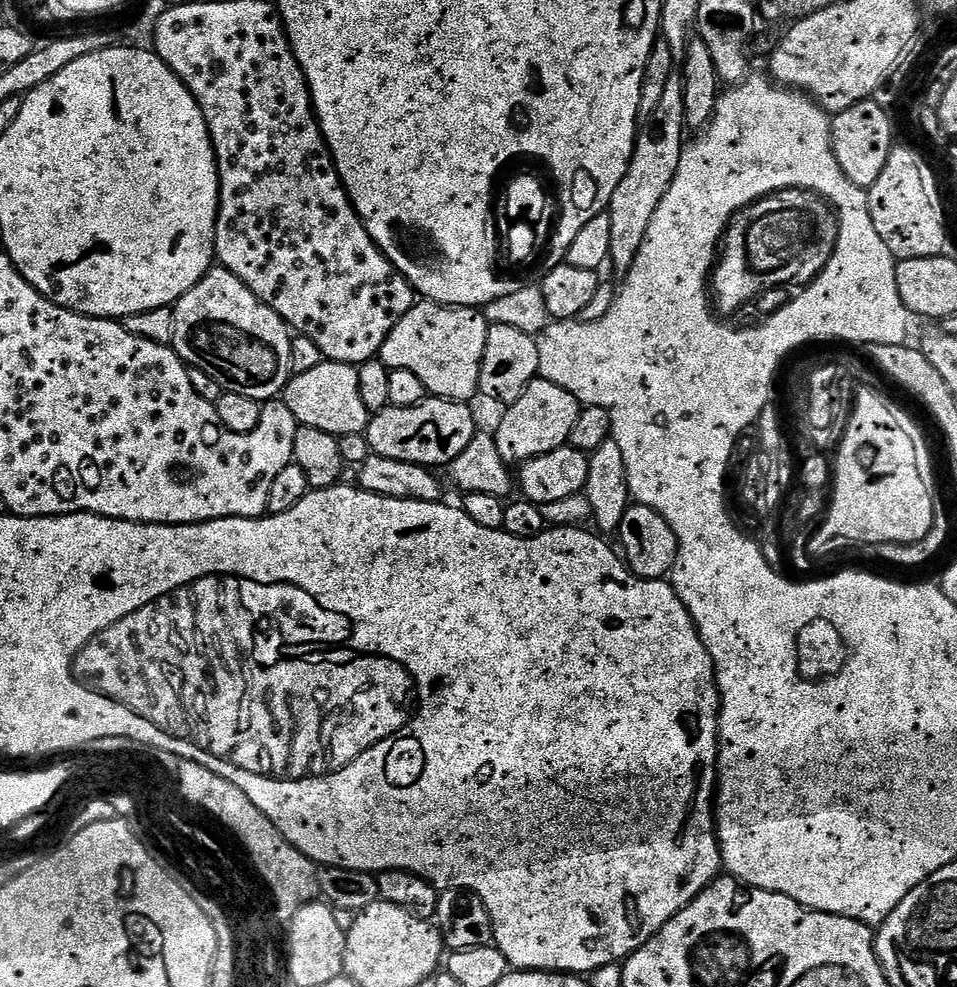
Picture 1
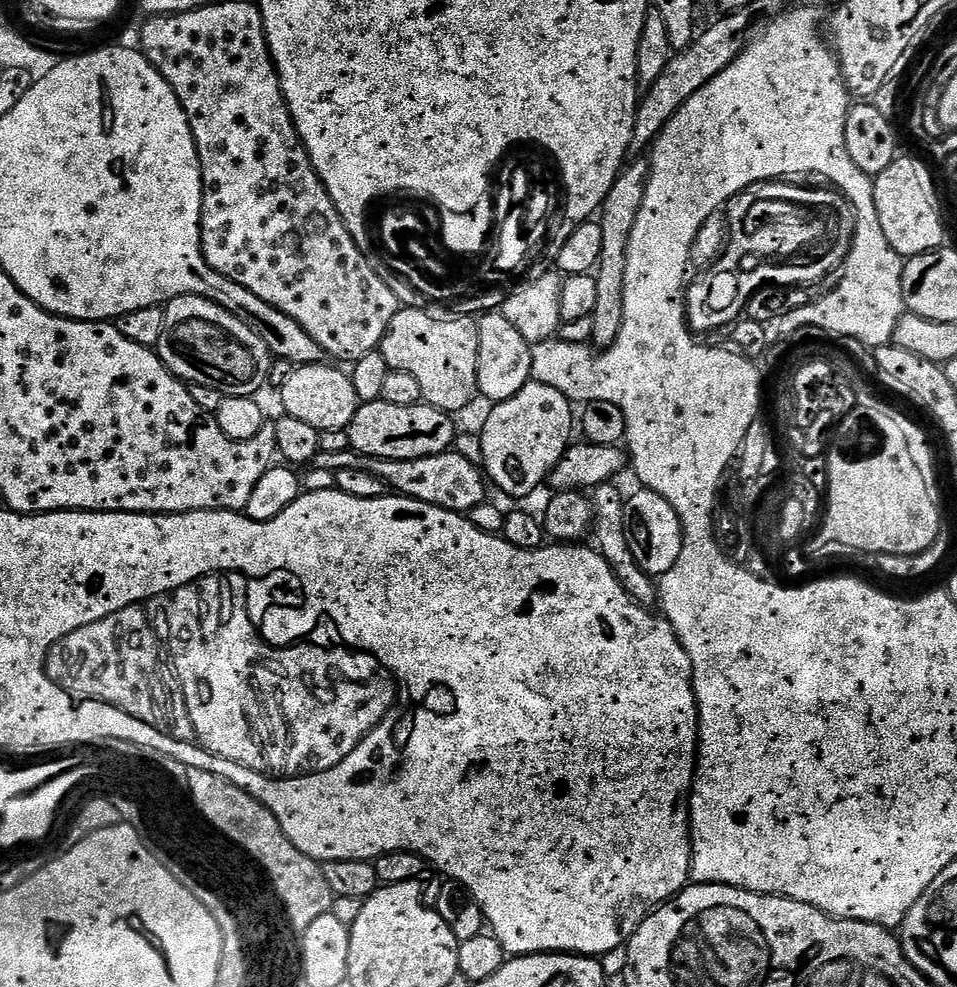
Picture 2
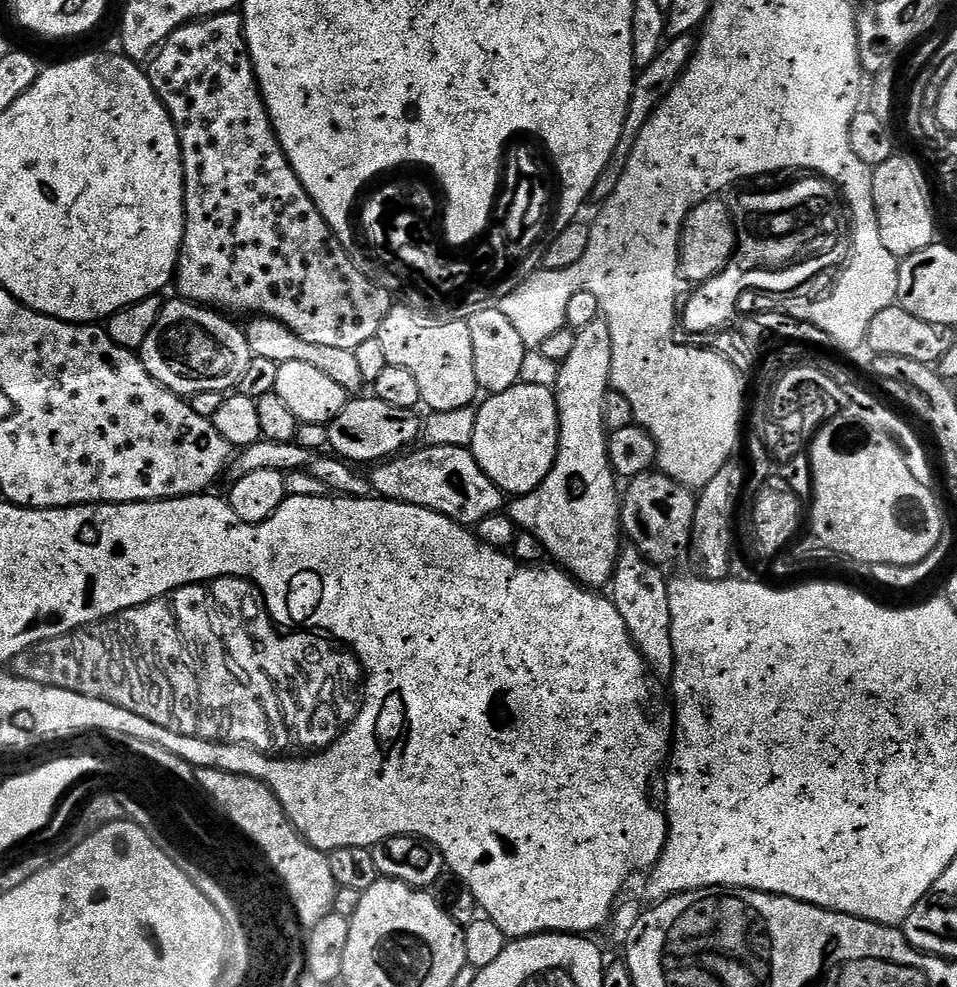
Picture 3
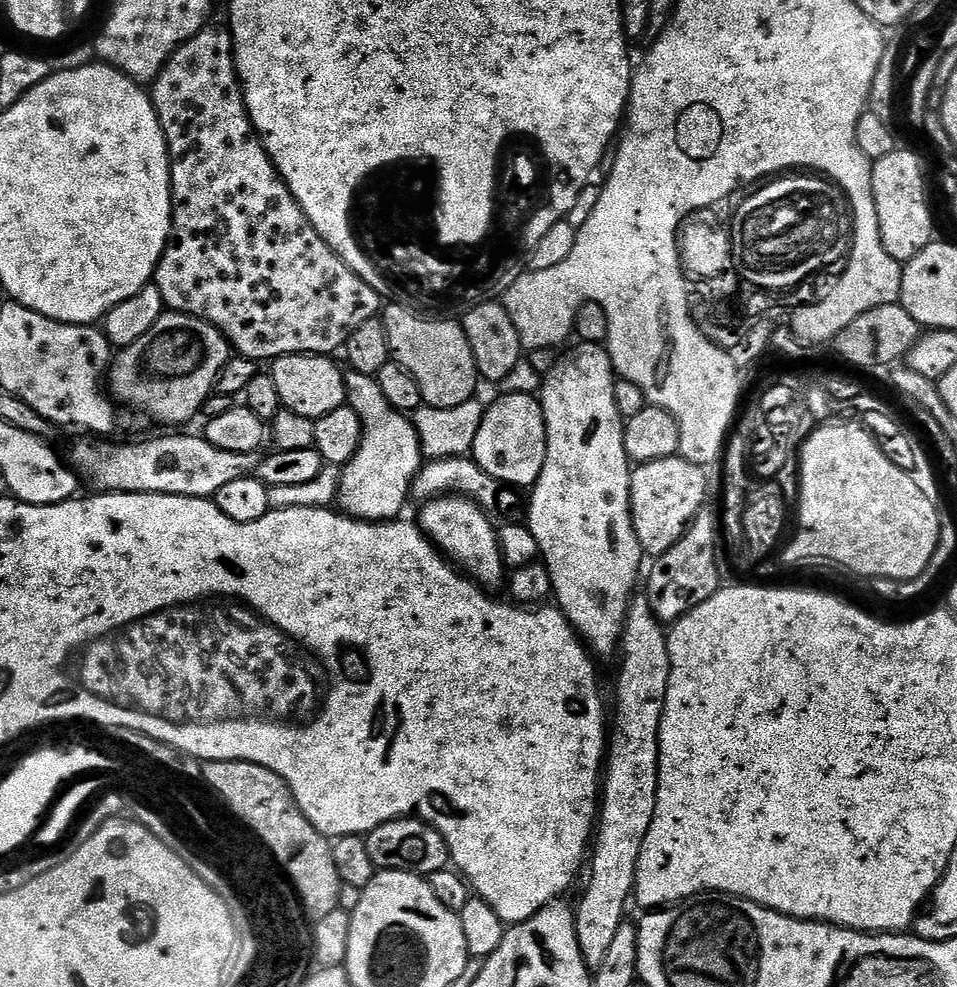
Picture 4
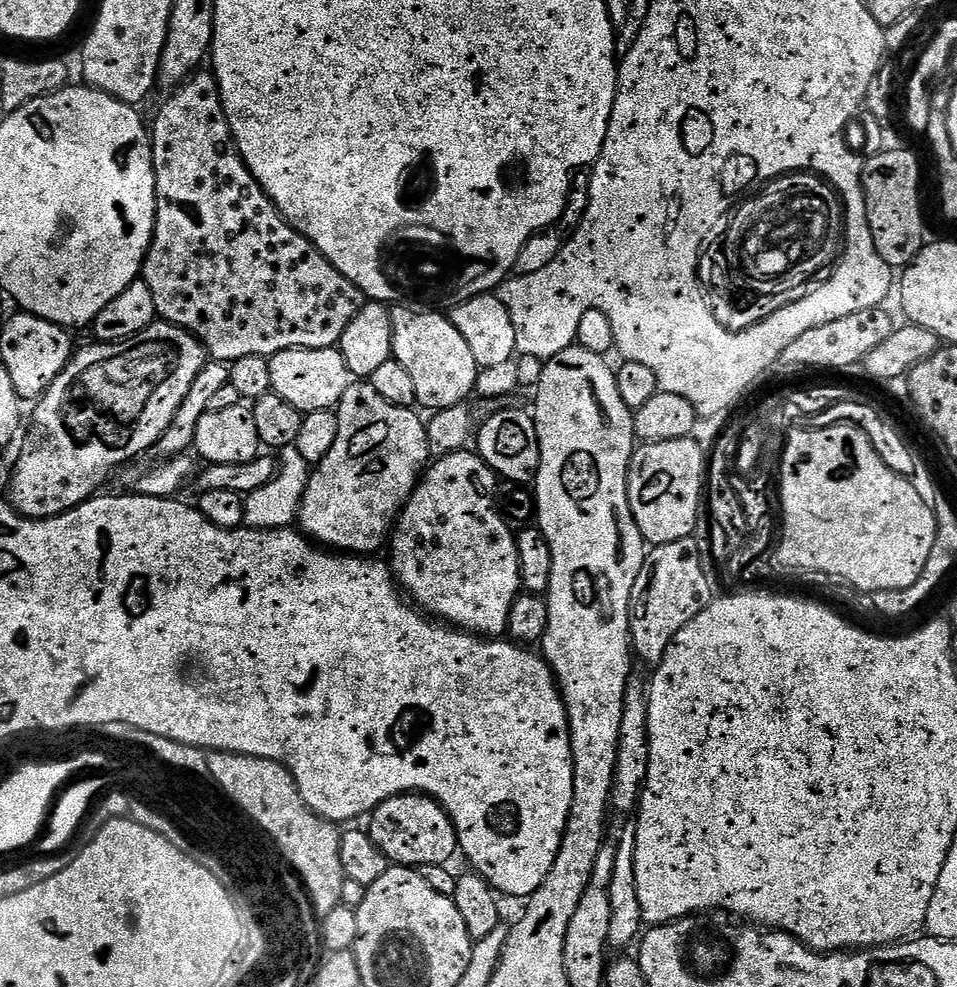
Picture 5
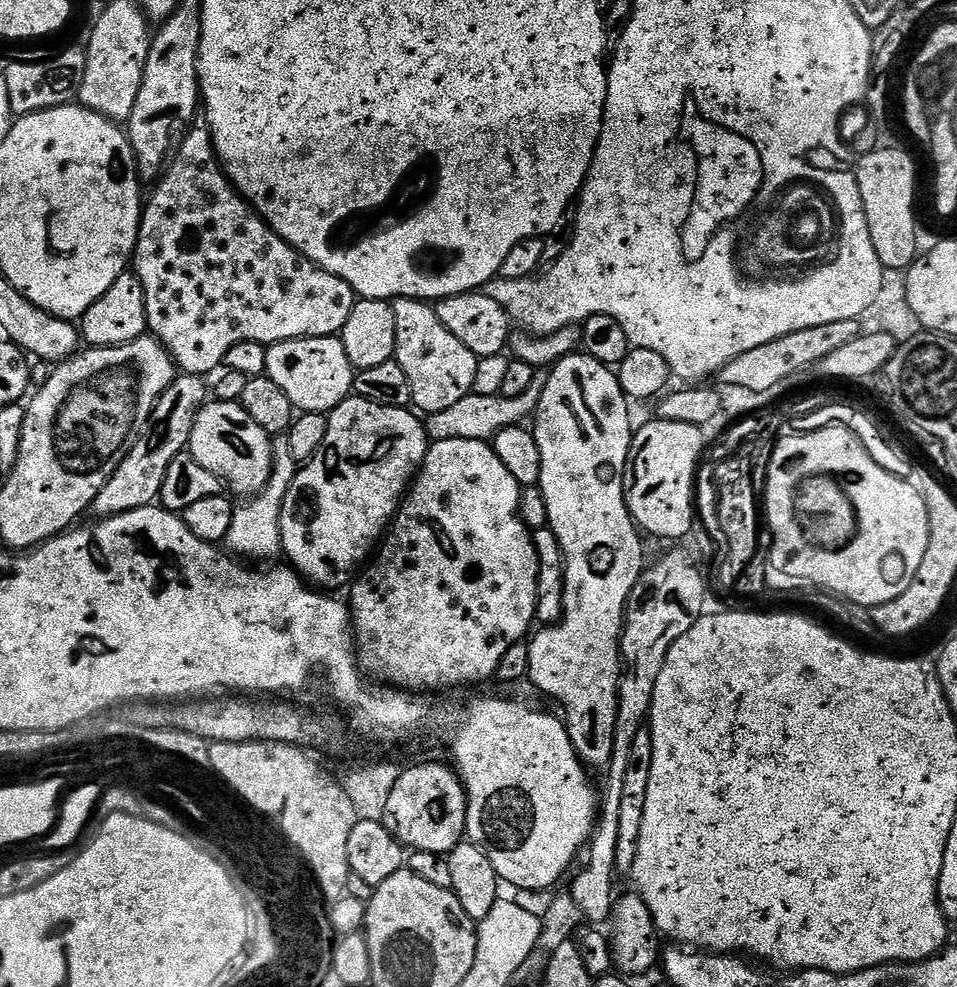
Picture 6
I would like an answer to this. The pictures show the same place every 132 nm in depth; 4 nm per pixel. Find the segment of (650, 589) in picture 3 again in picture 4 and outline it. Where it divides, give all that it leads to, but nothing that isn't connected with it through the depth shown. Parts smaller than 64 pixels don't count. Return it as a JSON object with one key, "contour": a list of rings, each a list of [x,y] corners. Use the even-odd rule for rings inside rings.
{"contour":[[[633,595],[629,605],[628,613],[624,616],[624,631],[622,633],[622,652],[624,648],[624,661],[620,664],[620,677],[616,680],[616,725],[613,723],[610,728],[610,739],[606,745],[606,767],[602,772],[602,799],[598,805],[598,823],[594,829],[594,843],[590,848],[590,868],[592,873],[588,876],[588,885],[584,888],[584,897],[580,905],[575,905],[576,933],[578,934],[578,950],[582,950],[582,958],[590,970],[602,966],[606,959],[608,947],[614,943],[618,934],[618,926],[626,922],[624,911],[628,908],[628,900],[633,899],[636,887],[636,871],[638,870],[638,854],[642,854],[642,842],[646,842],[646,830],[650,830],[650,822],[654,818],[654,806],[658,802],[658,766],[660,765],[660,723],[662,722],[662,710],[666,702],[666,686],[670,686],[670,650],[668,649],[668,634],[665,625],[654,614],[647,595]]]}

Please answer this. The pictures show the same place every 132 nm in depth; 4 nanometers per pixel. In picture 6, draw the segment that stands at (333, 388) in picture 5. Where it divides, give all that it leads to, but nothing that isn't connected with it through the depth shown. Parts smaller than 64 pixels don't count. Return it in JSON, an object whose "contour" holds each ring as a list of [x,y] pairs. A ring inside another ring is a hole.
{"contour":[[[303,336],[267,345],[267,350],[266,374],[286,393],[286,398],[290,398],[293,409],[327,414],[352,392],[354,369],[350,358],[346,358],[346,346],[342,346],[339,336]]]}

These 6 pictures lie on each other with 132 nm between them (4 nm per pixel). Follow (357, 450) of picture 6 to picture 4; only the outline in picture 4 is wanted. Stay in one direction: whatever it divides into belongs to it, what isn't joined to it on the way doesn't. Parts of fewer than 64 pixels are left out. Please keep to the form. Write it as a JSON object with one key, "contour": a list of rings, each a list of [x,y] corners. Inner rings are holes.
{"contour":[[[349,371],[344,377],[344,390],[347,407],[358,414],[364,433],[360,449],[340,473],[339,511],[355,520],[395,520],[403,513],[400,511],[408,496],[410,500],[412,483],[426,460],[416,428],[405,413],[386,402],[386,394],[382,394],[375,376]]]}

